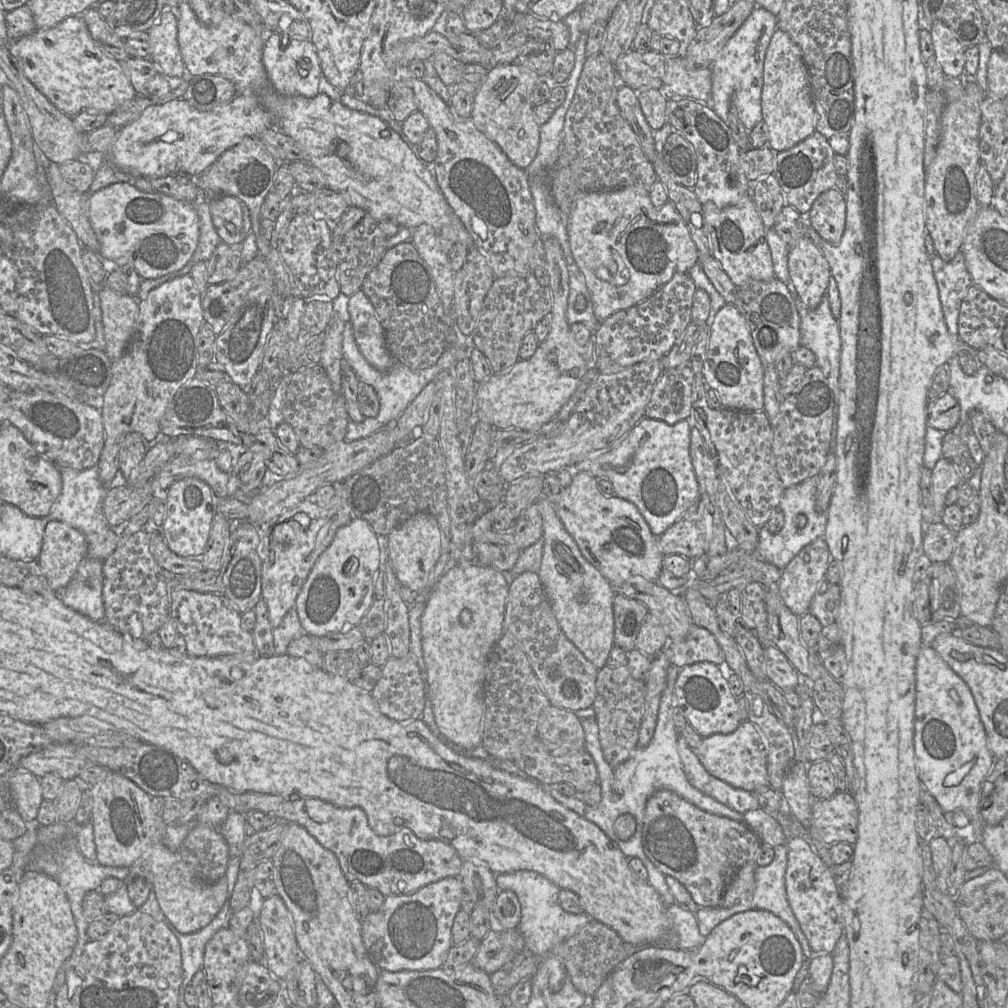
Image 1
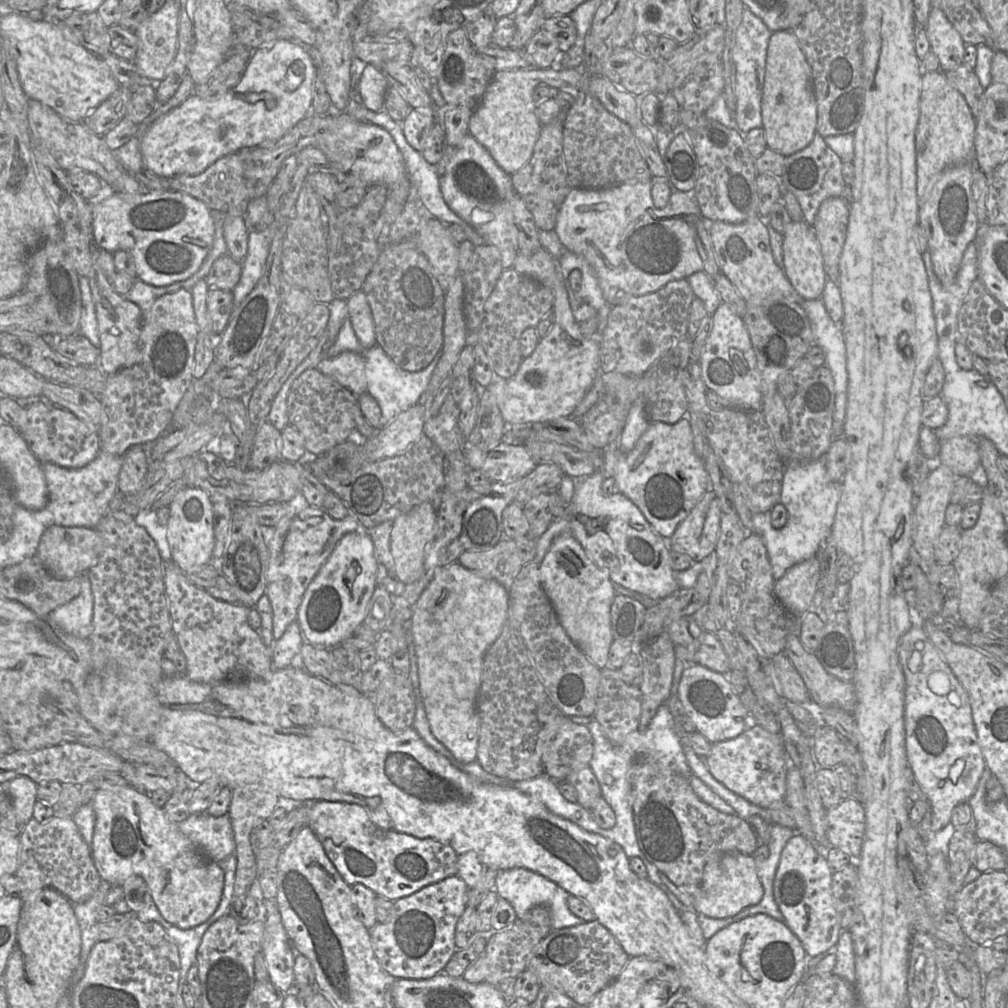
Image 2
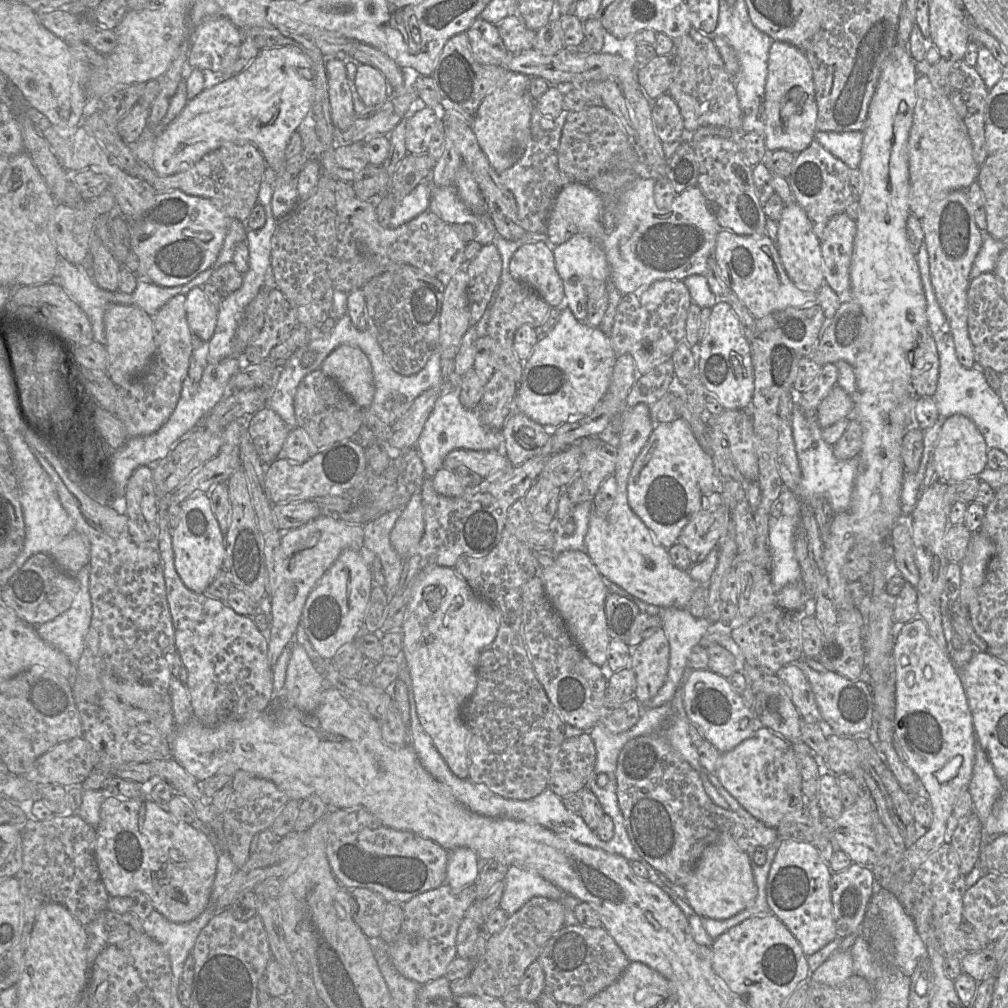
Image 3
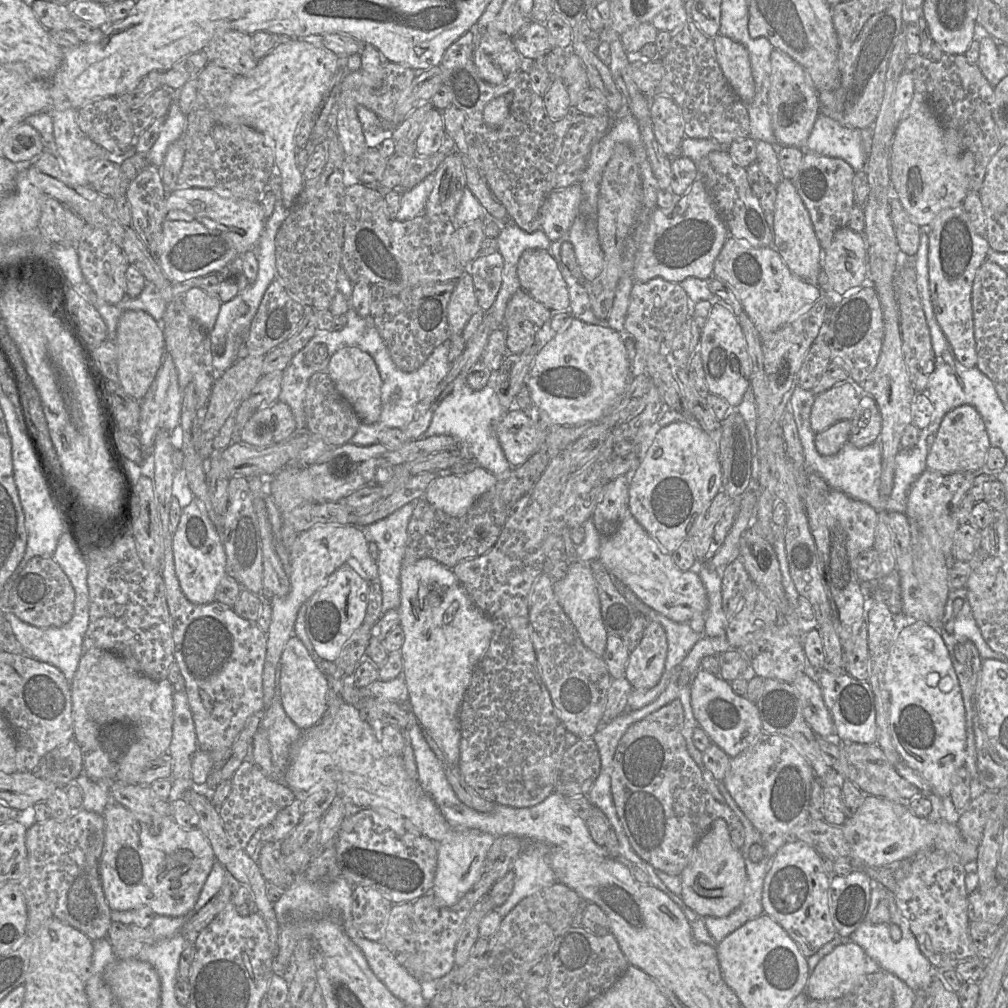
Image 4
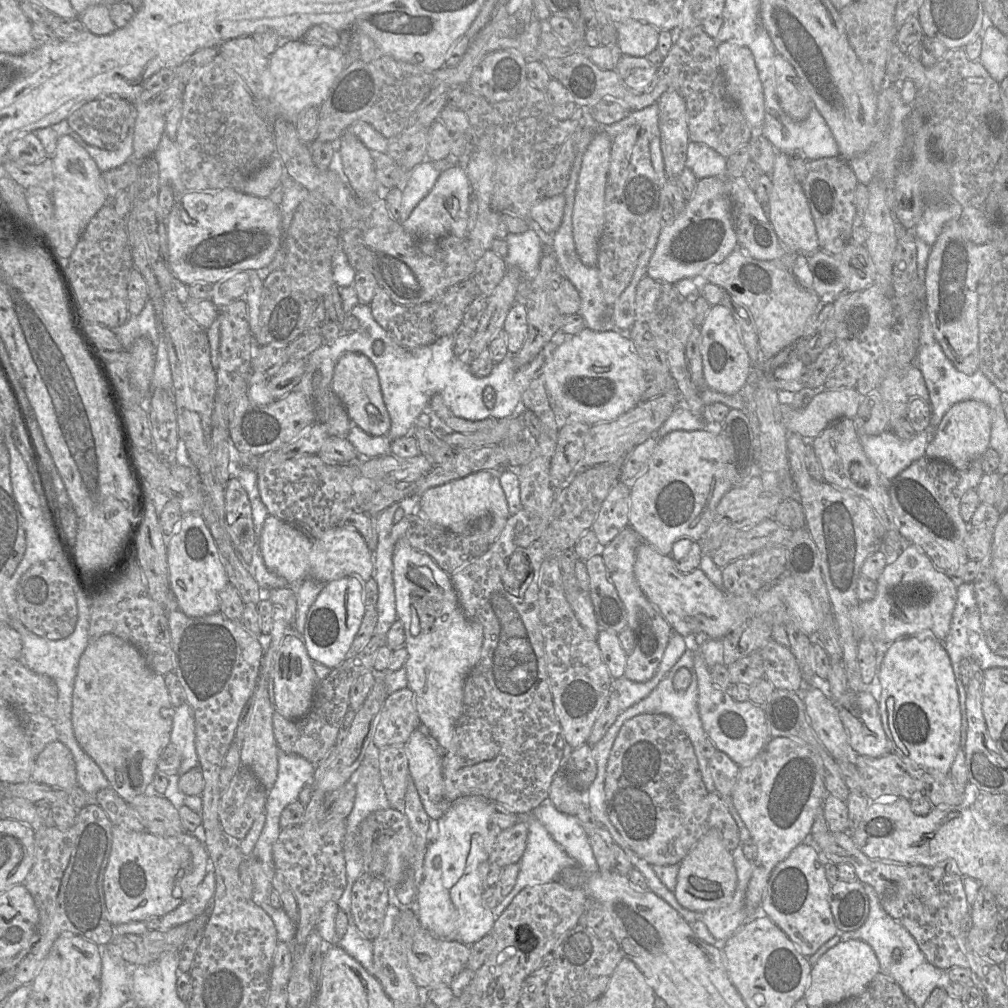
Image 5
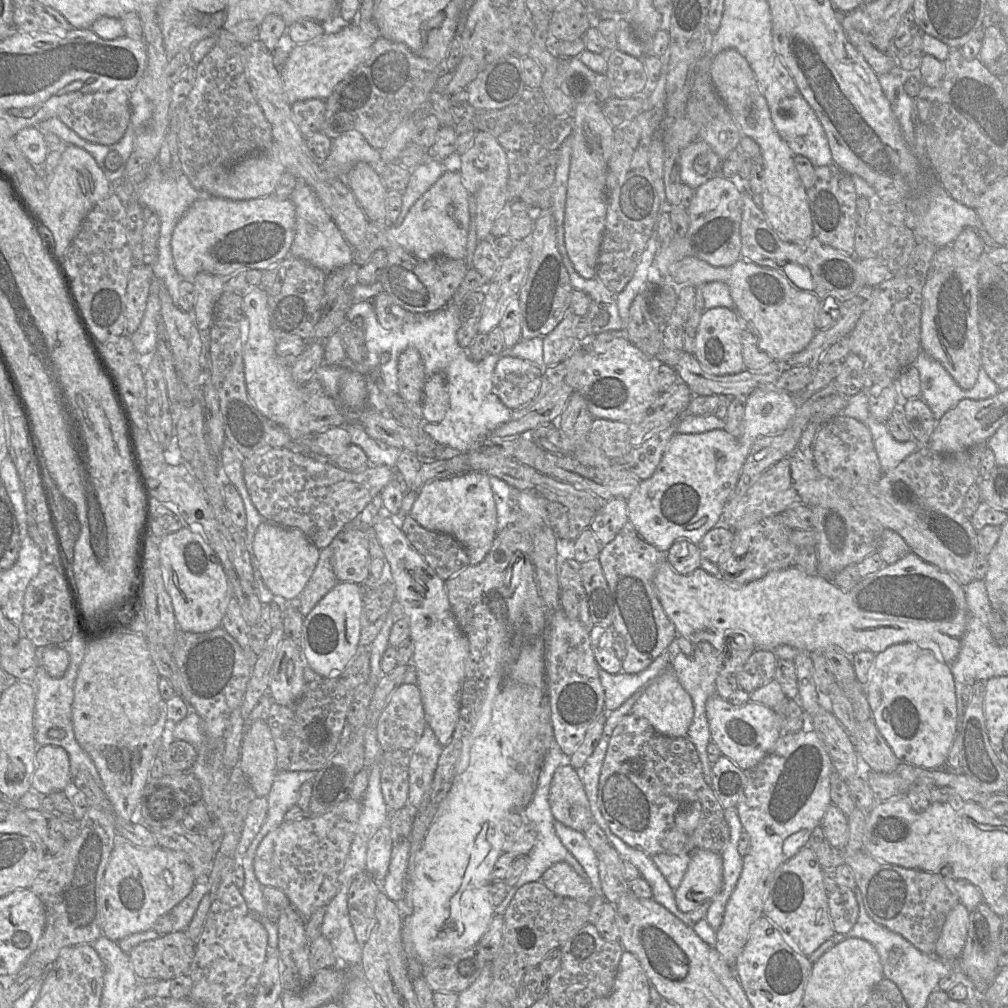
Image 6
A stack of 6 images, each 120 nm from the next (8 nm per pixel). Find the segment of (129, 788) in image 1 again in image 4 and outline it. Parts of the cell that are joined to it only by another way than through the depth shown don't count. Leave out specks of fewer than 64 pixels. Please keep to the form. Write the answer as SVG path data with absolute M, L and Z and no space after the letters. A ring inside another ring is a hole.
M113 801L102 815L105 834L99 872L109 908L129 911L148 906L156 915L171 917L190 912L216 861L202 831L182 828L173 816L151 820L150 815L132 812Z

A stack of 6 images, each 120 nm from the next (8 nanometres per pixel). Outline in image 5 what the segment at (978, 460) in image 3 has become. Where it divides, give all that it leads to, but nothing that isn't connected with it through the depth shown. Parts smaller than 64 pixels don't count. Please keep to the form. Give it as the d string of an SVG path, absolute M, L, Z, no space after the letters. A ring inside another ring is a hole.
M966 400L954 404L943 416L935 436L927 445L925 455L947 462L957 469L965 469L989 448L993 411L981 401Z

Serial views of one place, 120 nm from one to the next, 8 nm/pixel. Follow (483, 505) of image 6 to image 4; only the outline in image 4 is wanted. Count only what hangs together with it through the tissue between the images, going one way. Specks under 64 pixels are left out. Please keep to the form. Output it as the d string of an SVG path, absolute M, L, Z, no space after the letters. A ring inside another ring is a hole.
M477 467L465 475L438 476L429 486L424 498L444 513L458 517L496 483L488 470Z

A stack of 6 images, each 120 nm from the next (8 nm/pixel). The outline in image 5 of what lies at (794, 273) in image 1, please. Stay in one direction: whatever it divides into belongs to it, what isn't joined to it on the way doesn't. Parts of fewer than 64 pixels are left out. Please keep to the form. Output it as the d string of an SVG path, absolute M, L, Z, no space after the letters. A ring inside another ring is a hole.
M777 152L773 171L770 174L772 190L767 206L768 220L771 223L781 245L796 253L813 253L819 249L818 236L807 198L790 167L788 155Z

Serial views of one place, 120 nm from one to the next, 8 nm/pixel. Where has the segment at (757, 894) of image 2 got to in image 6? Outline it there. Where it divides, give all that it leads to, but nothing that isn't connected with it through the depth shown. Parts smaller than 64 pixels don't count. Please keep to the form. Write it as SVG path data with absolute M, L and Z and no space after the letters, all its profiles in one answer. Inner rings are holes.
M696 850L691 854L685 875L675 891L675 902L682 912L691 912L720 892L723 885L721 854Z

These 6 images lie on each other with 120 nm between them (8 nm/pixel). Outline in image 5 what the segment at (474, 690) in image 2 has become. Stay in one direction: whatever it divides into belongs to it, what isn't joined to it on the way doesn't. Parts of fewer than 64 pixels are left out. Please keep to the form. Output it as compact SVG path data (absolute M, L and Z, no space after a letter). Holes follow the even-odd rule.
M405 536L397 541L394 548L393 582L397 617L403 623L405 630L408 658L404 667L407 671L408 688L415 695L415 706L421 724L428 729L437 744L447 750L462 713L465 679L480 656L483 630L479 624L468 620L464 615L451 576L443 571L429 555L412 547Z

